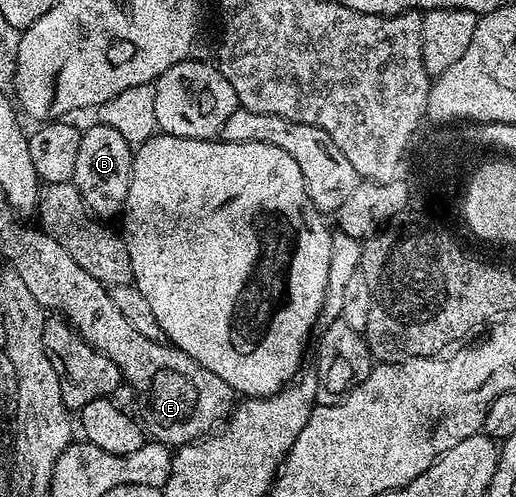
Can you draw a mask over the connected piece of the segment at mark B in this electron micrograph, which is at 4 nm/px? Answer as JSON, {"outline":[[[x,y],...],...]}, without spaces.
{"outline":[[[99,124],[91,125],[82,130],[73,184],[95,218],[117,219],[126,209],[128,184],[134,163],[132,147],[114,128]]]}

